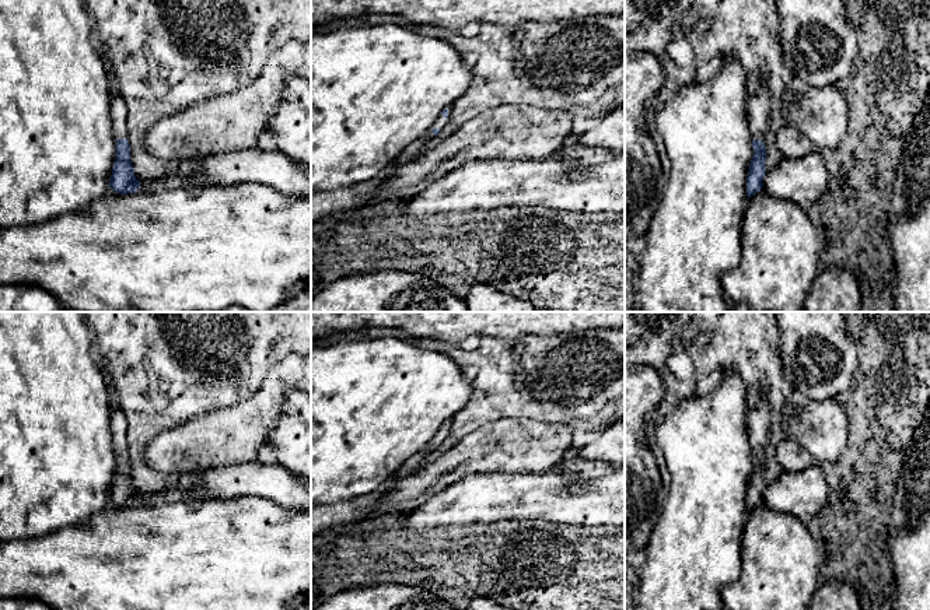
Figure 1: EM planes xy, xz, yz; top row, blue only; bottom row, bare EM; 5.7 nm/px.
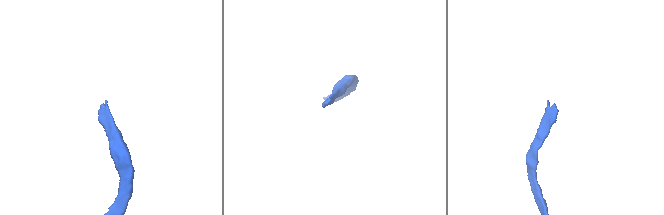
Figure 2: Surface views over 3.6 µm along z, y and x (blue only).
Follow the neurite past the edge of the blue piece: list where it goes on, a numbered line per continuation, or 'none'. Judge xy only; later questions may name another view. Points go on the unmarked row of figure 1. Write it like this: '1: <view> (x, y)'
1: xy (118, 421)

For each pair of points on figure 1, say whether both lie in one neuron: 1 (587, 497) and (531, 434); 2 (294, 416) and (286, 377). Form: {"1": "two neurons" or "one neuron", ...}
{"1": "two neurons", "2": "two neurons"}

